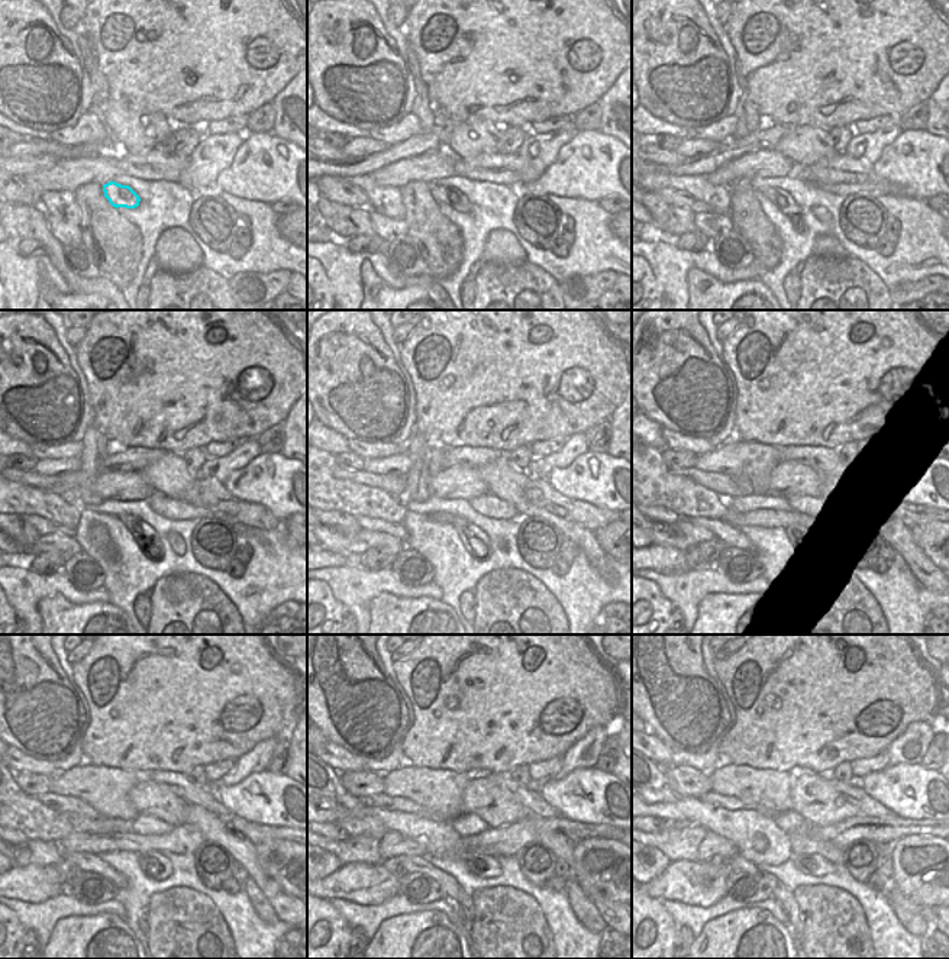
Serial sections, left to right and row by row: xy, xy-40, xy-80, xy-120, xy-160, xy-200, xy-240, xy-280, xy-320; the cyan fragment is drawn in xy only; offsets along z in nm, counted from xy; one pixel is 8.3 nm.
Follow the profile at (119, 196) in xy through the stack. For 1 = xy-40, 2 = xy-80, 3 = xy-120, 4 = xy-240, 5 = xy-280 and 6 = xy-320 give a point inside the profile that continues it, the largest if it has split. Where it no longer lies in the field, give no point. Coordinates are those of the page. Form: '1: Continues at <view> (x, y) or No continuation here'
1: Continues at xy-40 (449, 196)
2: Continues at xy-80 (781, 199)
3: Continues at xy-120 (141, 530)
4: Continues at xy-240 (155, 864)
5: Continues at xy-280 (481, 865)
6: Continues at xy-320 (810, 864).

